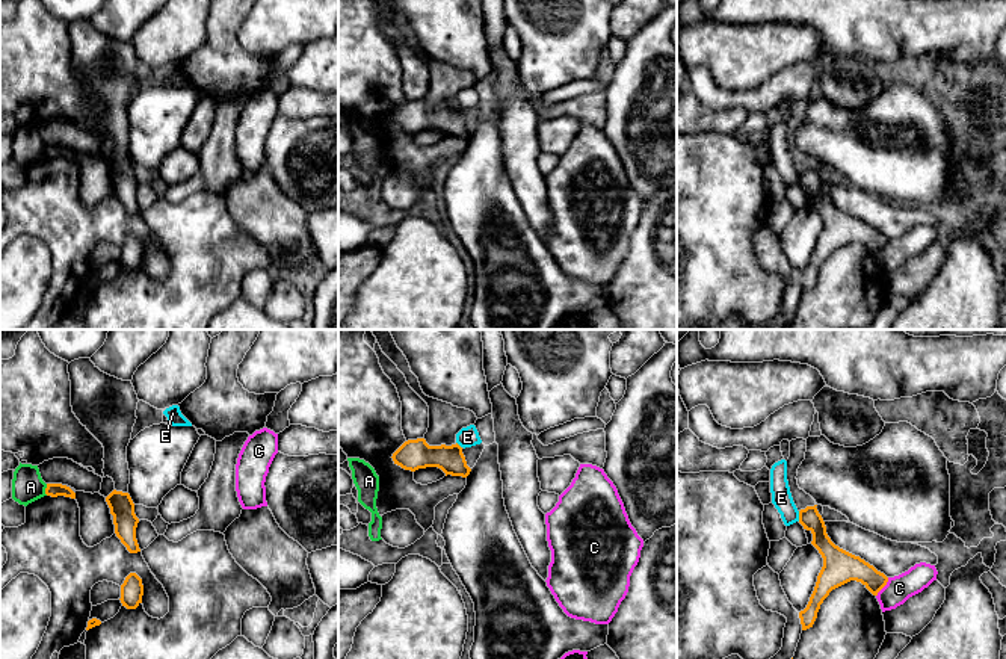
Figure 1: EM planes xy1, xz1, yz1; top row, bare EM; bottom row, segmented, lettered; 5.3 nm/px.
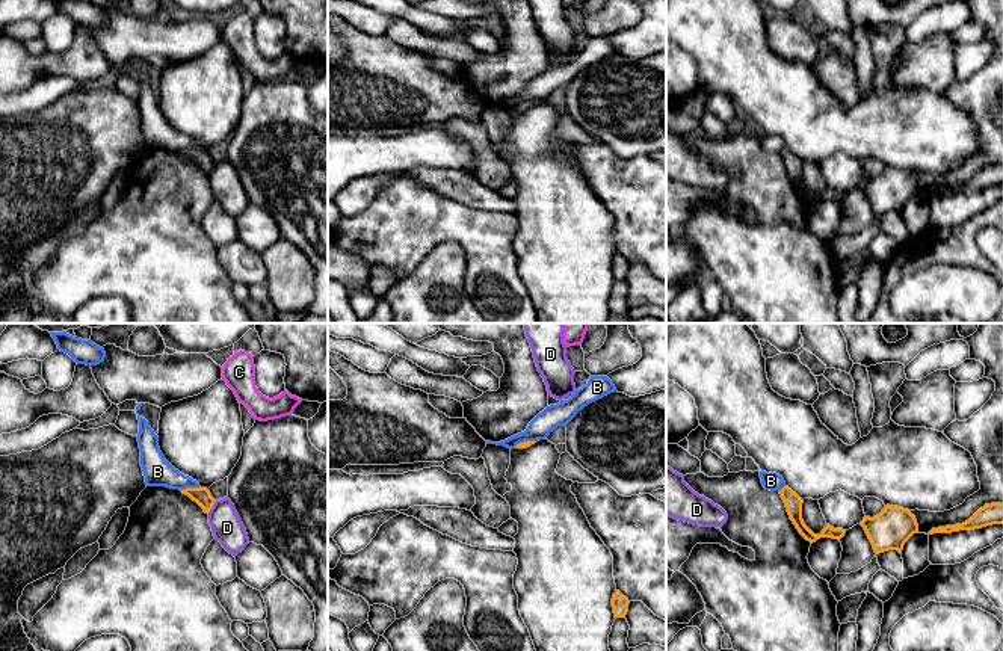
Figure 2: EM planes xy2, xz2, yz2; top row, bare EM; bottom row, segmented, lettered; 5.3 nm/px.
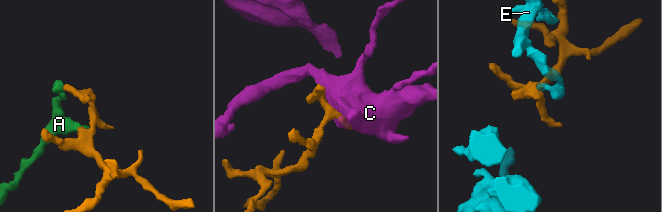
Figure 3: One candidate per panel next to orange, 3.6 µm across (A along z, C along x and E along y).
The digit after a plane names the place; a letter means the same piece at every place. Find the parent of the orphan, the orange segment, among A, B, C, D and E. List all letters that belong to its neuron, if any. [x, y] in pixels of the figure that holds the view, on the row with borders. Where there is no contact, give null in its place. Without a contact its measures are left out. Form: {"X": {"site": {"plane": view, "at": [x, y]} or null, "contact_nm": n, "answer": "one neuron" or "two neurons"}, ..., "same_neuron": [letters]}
{"A": {"site": {"plane": "xy1", "at": [46, 490]}, "contact_nm": 60, "answer": "two neurons"}, "B": {"site": {"plane": "xy2", "at": [189, 488]}, "contact_nm": 110, "answer": "two neurons"}, "C": {"site": {"plane": "yz1", "at": [884, 585]}, "contact_nm": 120, "answer": "two neurons"}, "D": {"site": {"plane": "xy2", "at": [212, 506]}, "contact_nm": 90, "answer": "two neurons"}, "E": {"site": {"plane": "yz1", "at": [799, 516]}, "contact_nm": 60, "answer": "two neurons"}, "same_neuron": []}

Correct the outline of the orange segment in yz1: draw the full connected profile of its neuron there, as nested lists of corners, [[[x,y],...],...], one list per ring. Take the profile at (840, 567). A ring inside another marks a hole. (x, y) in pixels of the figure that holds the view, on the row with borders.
[[[817,505],[799,511],[799,523],[813,534],[811,544],[823,558],[814,591],[804,611],[799,612],[802,630],[813,627],[817,612],[829,592],[850,580],[861,582],[873,596],[887,585],[888,577],[873,565],[835,546],[826,534],[826,526]]]

